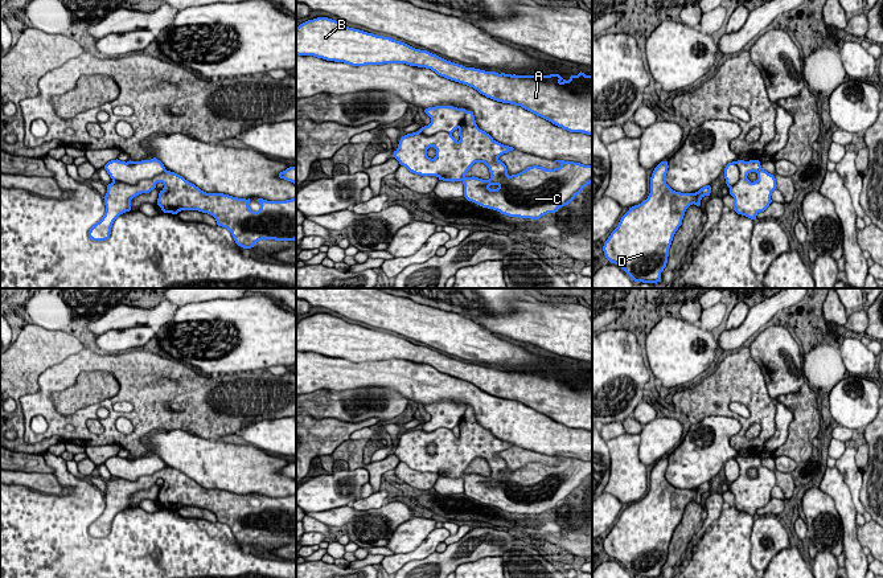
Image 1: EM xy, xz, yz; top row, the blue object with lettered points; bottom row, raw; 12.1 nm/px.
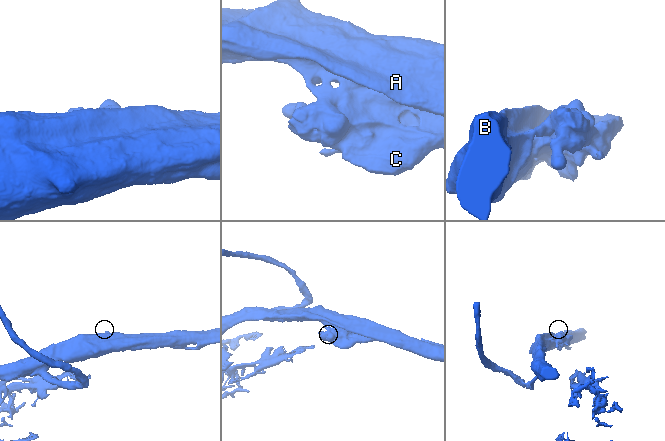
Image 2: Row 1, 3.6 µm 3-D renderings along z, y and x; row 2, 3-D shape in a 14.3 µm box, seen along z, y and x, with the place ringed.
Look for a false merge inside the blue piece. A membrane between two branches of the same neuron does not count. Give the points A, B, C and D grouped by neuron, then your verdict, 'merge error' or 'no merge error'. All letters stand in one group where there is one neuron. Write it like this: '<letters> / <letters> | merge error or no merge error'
A B C D | no merge error

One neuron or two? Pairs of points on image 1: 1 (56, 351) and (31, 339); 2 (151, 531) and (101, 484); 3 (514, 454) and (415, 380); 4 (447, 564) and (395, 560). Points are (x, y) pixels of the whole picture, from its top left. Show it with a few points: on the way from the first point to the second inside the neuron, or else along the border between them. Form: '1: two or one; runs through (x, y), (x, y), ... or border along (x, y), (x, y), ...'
1: one; runs through (49, 348), (40, 348), (37, 345)
2: two; border along (90, 480), (102, 494)
3: two; border along (514, 445), (545, 454)
4: two; border along (435, 550), (422, 558), (405, 564)

